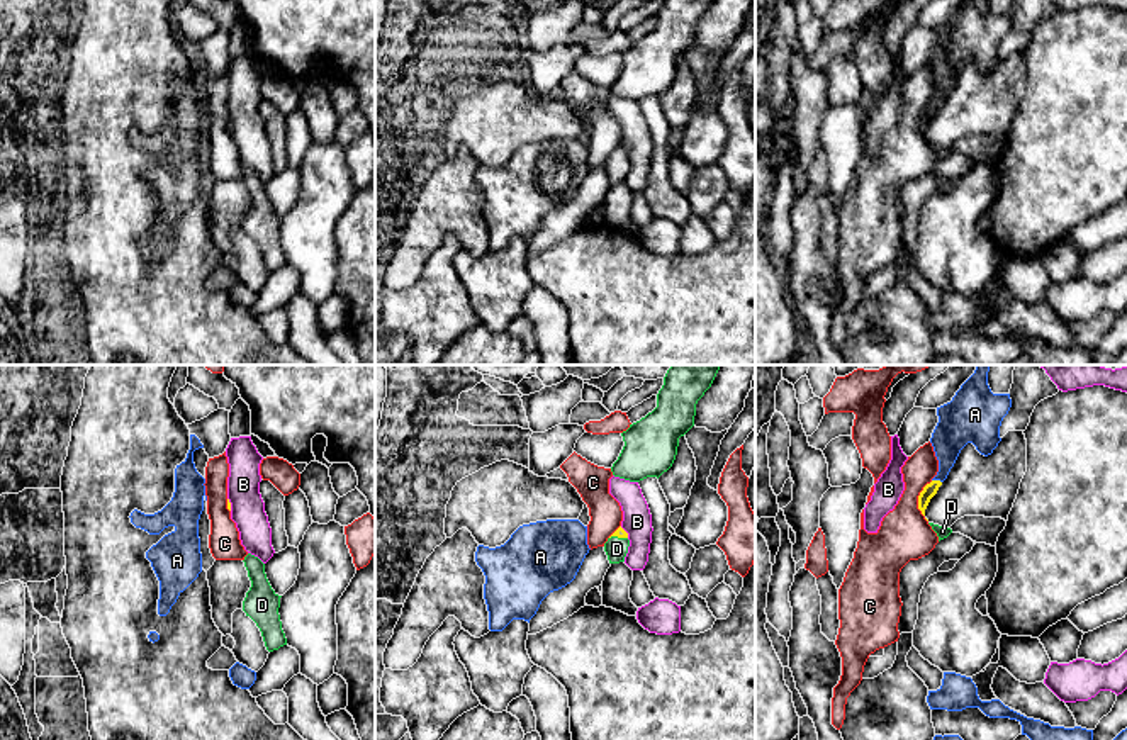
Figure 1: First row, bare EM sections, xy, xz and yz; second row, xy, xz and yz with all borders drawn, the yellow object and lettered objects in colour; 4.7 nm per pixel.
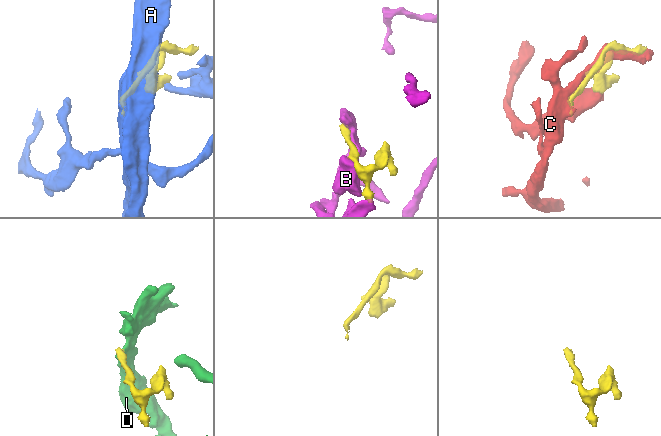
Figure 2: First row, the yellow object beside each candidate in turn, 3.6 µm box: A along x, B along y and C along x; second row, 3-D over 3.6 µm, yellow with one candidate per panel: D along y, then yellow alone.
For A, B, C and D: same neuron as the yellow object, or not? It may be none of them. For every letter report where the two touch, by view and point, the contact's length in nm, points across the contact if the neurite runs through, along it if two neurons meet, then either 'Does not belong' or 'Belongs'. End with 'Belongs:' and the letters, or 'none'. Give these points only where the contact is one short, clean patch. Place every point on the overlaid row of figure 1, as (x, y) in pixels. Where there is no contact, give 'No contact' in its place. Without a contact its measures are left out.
A: Touches yellow at yz (937, 481). Shared border 50 nm. Does not belong
B: Touches yellow at xy (229, 504). Shared border 70 nm. Does not belong
C: Touches yellow at yz (919, 501). Shared border 200 nm. Does not belong
D: Touches yellow at xz (618, 537). Shared border 90 nm. Path across: xz (620, 532), (618, 537), (616, 549). Belongs
Belongs: D

